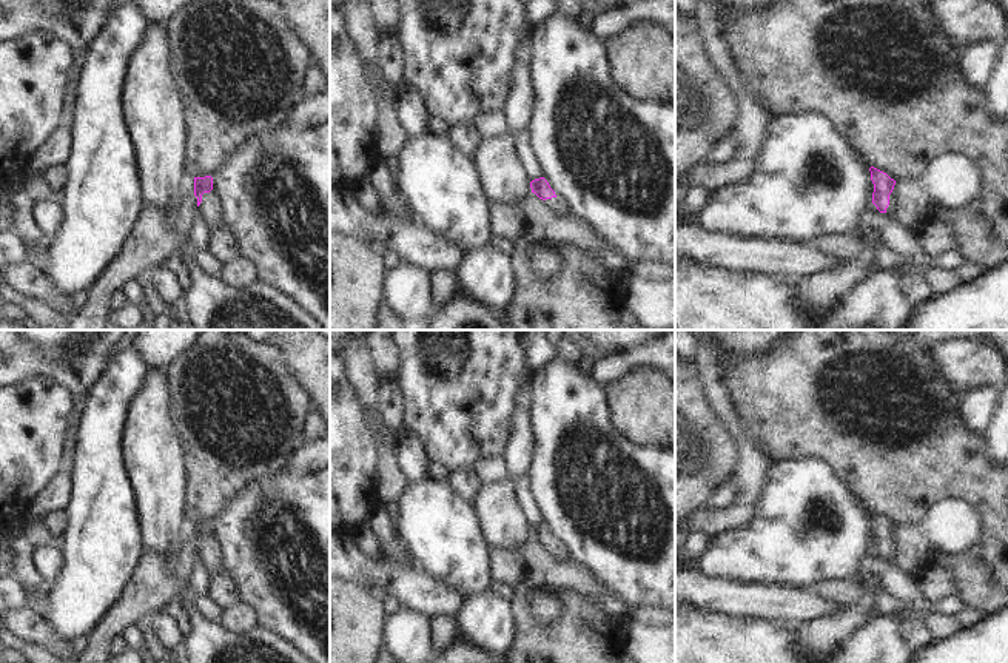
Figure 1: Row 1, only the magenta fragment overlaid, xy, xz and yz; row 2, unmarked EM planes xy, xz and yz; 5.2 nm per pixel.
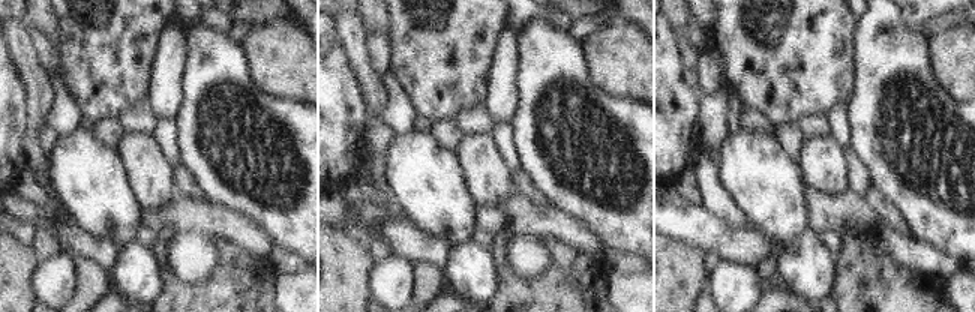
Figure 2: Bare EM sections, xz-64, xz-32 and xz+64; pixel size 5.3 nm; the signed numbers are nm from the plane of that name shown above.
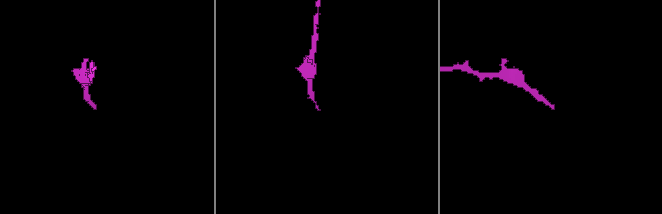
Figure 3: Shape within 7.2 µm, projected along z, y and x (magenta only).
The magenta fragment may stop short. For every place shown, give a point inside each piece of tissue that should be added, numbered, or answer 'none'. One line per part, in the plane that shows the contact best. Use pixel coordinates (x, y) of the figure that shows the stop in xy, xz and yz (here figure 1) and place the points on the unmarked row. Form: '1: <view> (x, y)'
1: yz (891, 558)

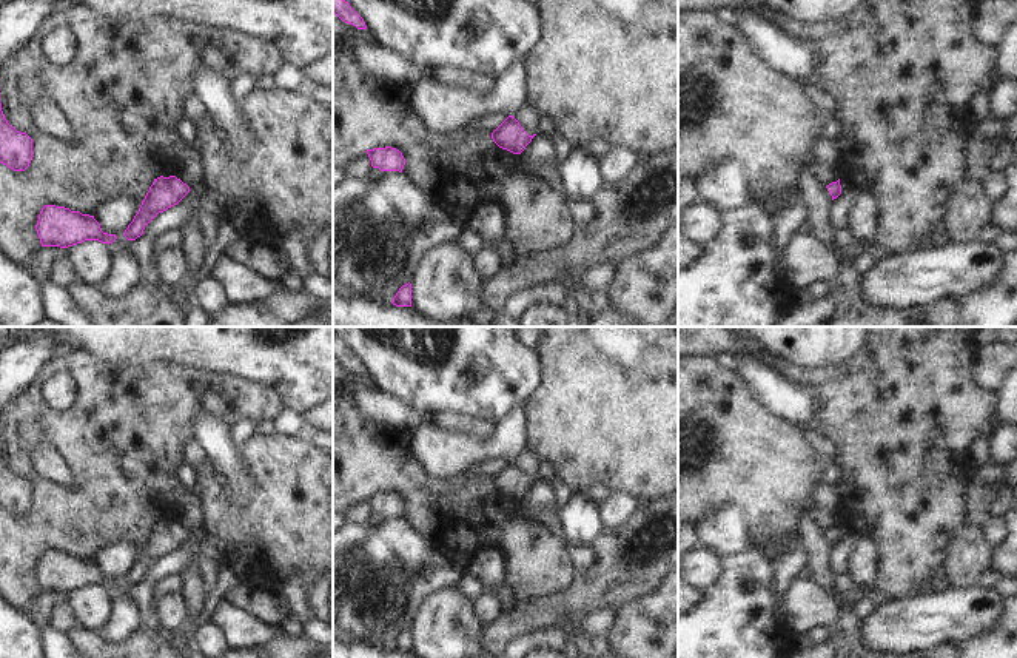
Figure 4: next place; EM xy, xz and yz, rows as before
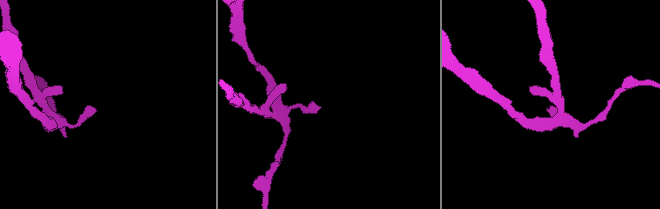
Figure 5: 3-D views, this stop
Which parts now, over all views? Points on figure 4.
none

